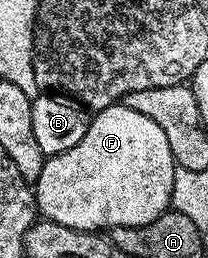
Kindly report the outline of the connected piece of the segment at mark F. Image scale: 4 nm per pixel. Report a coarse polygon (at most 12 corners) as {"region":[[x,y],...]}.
{"region":[[94,112],[33,184],[44,220],[99,233],[171,207],[164,131]]}

